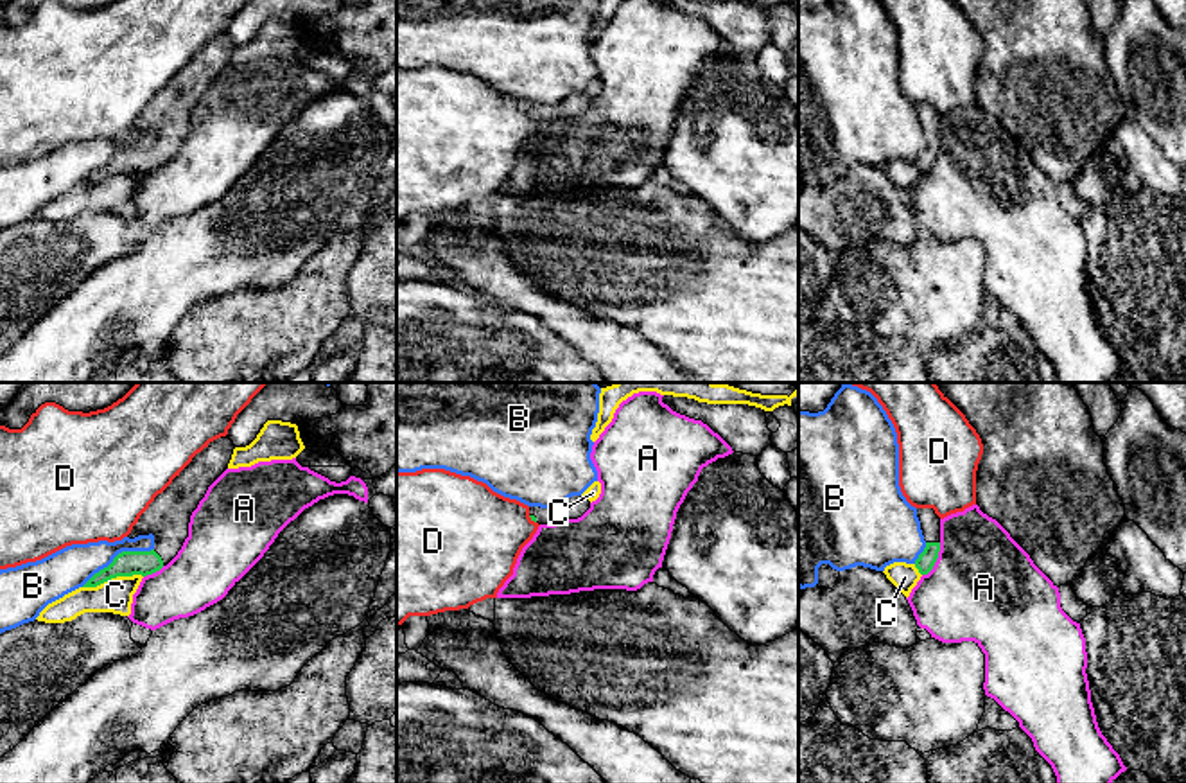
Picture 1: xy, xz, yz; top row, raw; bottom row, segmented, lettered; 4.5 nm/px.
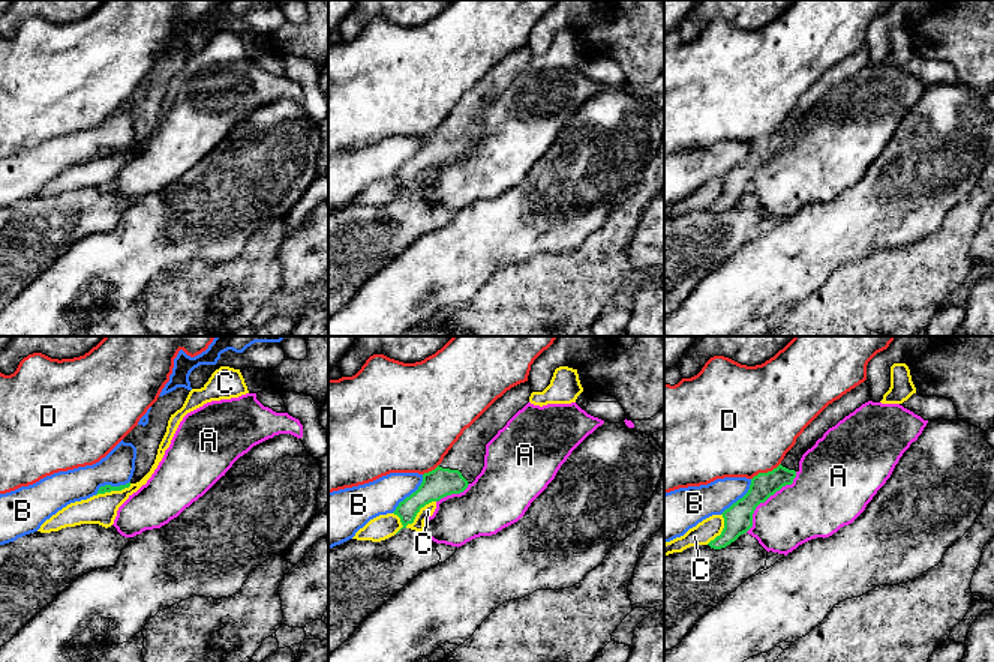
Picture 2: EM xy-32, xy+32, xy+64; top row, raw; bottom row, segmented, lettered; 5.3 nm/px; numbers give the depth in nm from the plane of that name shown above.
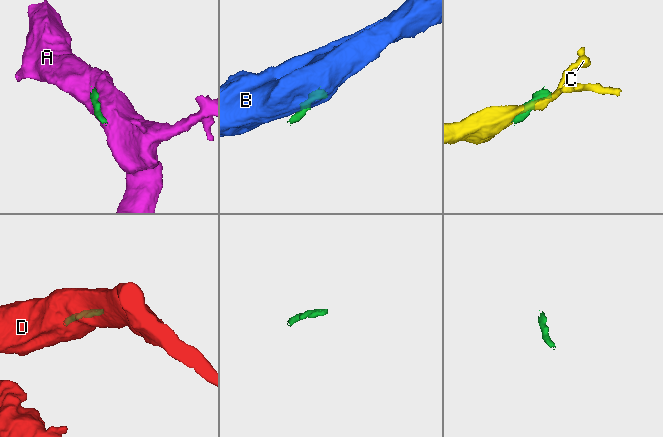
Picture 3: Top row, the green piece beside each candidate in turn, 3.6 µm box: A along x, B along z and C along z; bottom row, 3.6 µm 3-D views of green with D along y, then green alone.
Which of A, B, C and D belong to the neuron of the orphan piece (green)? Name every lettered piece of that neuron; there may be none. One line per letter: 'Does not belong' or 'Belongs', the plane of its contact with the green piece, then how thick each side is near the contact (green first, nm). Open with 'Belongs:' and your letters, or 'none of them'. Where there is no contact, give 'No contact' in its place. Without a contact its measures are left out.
Belongs: none of them
A: Does not belong. Touches green in yz. Thickness 80 nm (green) against 480 nm
B: Does not belong. Touches green in xy. Thickness 110 nm (green) against 190 nm
C: Does not belong. Touches green in xy. Thickness 110 nm (green) against 150 nm
D: Does not belong. Touches green in xz. Thickness 20 nm (green) against 400 nm

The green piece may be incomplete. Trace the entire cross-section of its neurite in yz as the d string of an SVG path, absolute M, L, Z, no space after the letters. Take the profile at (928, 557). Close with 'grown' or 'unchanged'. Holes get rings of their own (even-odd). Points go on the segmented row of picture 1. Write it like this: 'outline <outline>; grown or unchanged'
outline M917 508L917 517L920 521L926 548L915 560L915 567L920 575L928 575L933 569L940 551L940 517L933 508Z; grown

